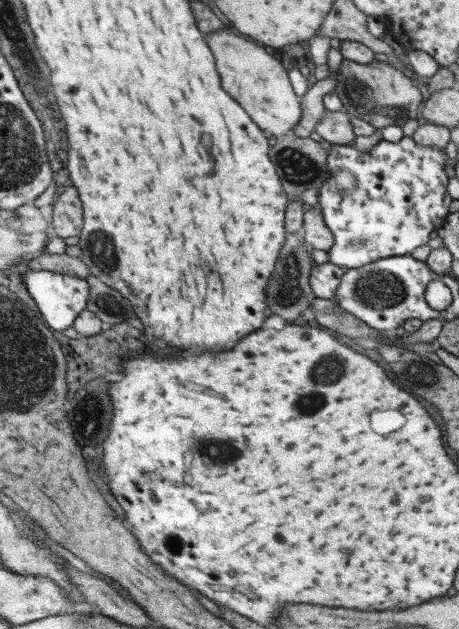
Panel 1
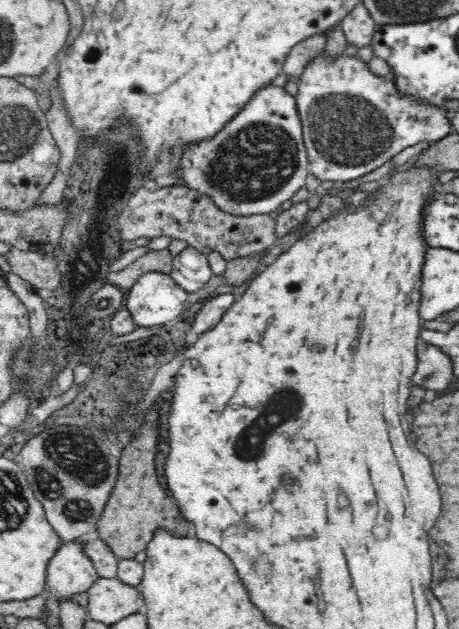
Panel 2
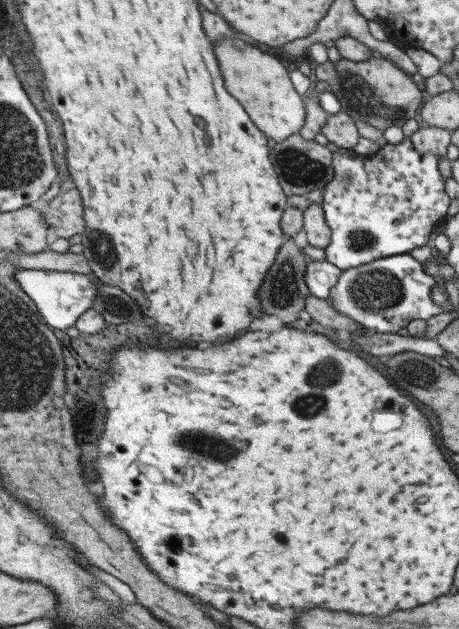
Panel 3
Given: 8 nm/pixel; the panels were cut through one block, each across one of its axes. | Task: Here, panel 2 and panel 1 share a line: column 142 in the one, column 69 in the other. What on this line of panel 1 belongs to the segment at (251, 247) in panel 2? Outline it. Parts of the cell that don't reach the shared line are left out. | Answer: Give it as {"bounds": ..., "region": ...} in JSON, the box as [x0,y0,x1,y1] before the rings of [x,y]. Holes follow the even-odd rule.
{"bounds":[50,187,83,238],"region":[[[67,187],[53,202],[50,225],[60,238],[79,236],[83,229],[83,204],[75,187]]]}

